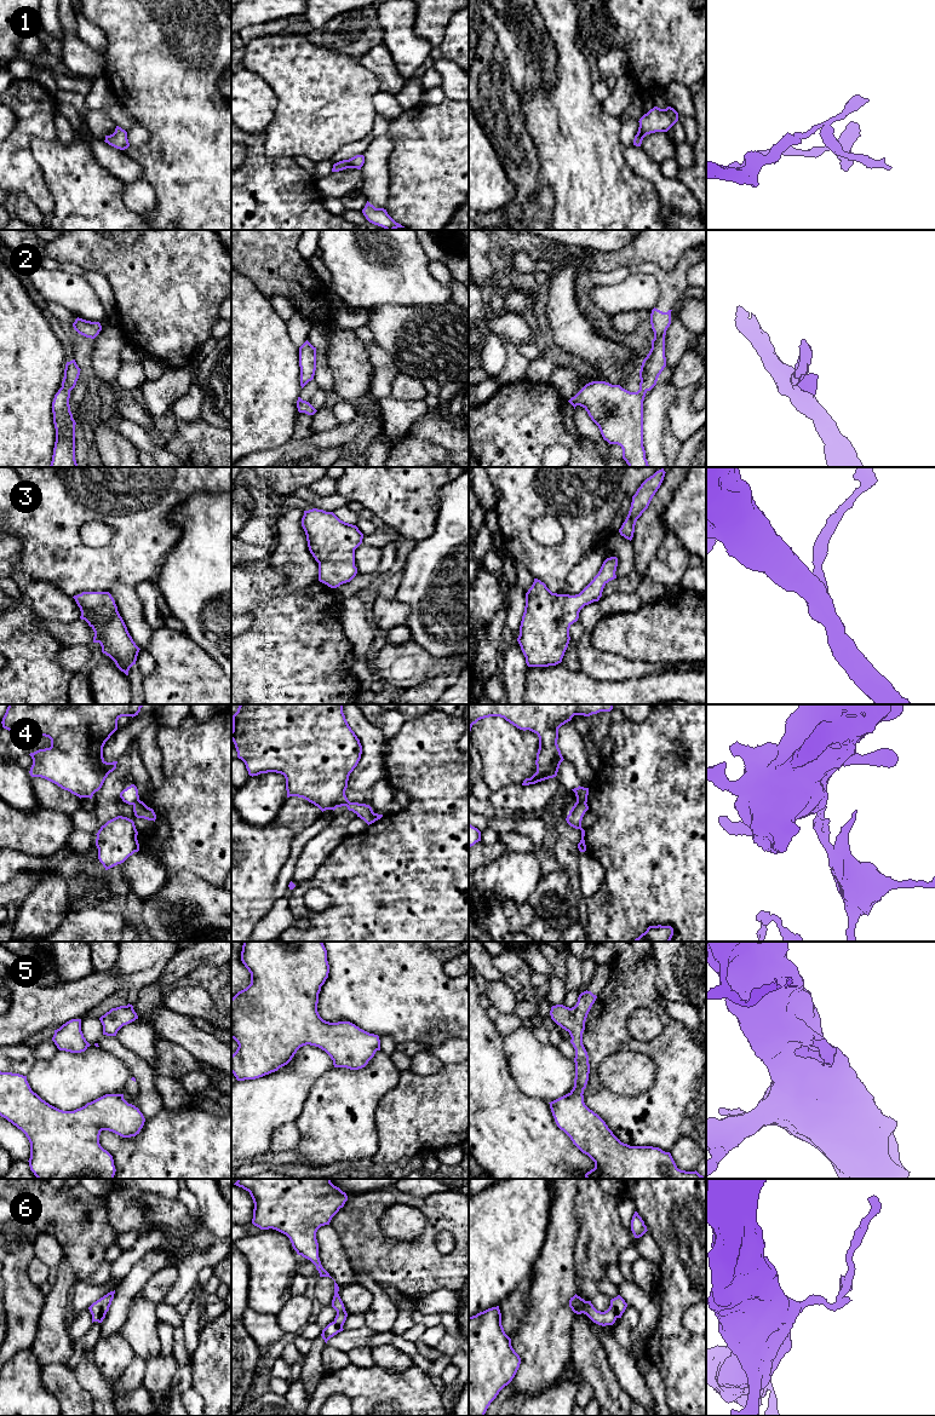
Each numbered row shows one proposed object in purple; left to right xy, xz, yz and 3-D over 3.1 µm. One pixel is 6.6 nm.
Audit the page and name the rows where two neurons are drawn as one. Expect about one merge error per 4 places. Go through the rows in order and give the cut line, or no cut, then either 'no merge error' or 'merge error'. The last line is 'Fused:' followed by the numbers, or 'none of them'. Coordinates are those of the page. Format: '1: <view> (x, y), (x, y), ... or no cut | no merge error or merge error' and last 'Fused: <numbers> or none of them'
1: no cut | no merge error
2: no cut | no merge error
3: no cut | no merge error
4: yz (577, 801), (585, 803) | merge error
5: no cut | no merge error
6: no cut | no merge error
Fused: 4

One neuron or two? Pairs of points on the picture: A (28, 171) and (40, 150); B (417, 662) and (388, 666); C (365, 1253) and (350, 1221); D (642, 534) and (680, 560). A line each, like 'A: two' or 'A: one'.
A: two
B: one
C: one
D: two

